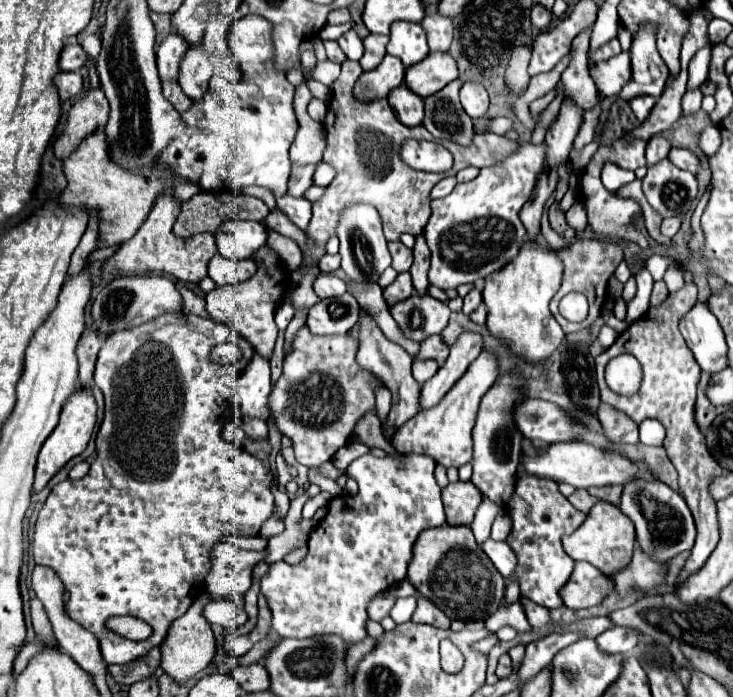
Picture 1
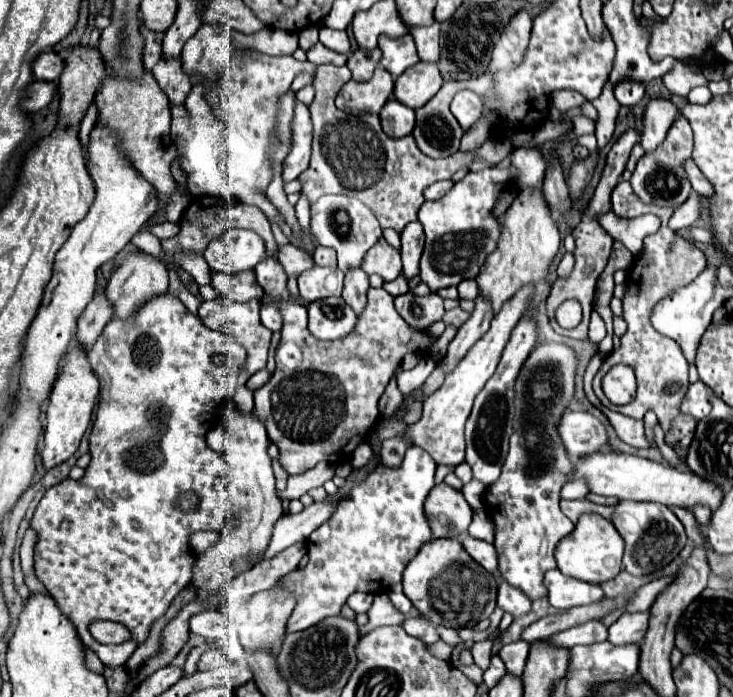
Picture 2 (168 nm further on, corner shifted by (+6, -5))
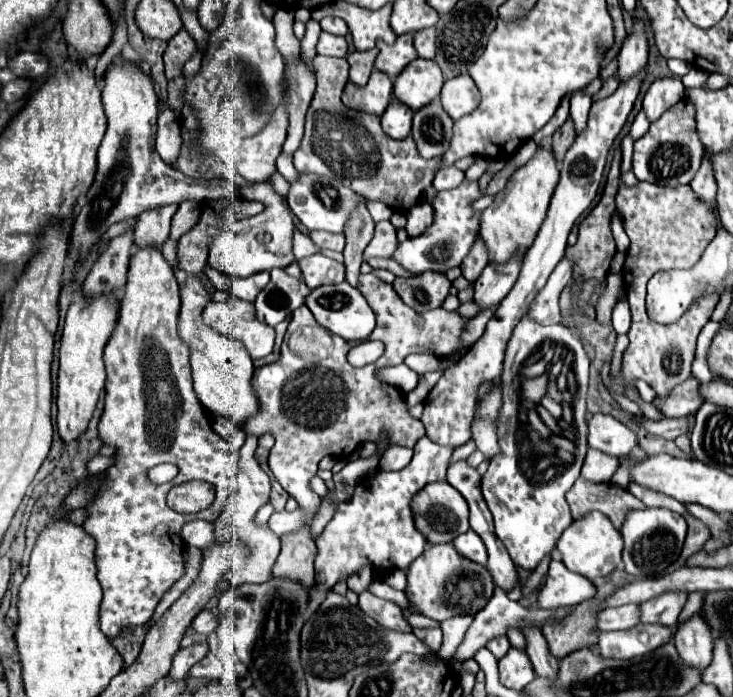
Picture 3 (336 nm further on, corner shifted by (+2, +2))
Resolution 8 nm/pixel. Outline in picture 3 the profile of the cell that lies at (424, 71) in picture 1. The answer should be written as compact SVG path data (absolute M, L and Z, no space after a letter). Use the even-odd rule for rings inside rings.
M415 59L411 61L401 75L395 79L393 95L399 97L409 109L421 109L435 97L439 97L443 87L443 75L435 61Z

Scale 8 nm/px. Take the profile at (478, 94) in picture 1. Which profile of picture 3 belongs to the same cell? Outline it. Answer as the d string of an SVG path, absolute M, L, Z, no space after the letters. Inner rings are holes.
M469 75L453 77L453 79L445 81L445 85L441 89L441 105L453 121L471 113L471 109L475 105L479 105L479 101L481 101L479 89Z

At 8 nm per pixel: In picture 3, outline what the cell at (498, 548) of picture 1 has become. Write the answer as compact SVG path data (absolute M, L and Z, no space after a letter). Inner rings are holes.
M471 529L467 533L461 533L459 537L455 537L453 539L453 547L457 549L457 553L461 553L467 559L471 559L473 563L479 563L479 565L487 563L485 545L483 545L481 537Z

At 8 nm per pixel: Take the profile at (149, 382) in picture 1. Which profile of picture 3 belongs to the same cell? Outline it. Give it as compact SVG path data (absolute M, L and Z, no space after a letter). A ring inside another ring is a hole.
M157 245L137 247L129 261L127 285L123 289L119 323L105 347L105 367L107 367L107 383L105 383L105 411L99 423L99 435L107 445L117 447L117 463L105 471L107 479L103 481L95 503L89 509L89 517L85 521L85 531L97 541L97 577L103 587L101 601L101 631L113 639L117 637L125 625L143 625L151 619L155 605L163 597L163 593L183 575L183 549L185 543L181 539L181 527L187 521L205 519L215 521L223 511L223 505L229 495L237 489L237 463L239 453L231 447L229 441L219 437L211 429L211 421L199 403L193 381L191 381L191 365L189 365L189 349L177 335L177 317L179 317L179 285L173 275L173 269L165 261L161 249ZM159 463L175 463L179 467L179 475L163 485L155 485L147 477L147 469ZM185 481L209 481L215 487L215 501L211 507L181 515L167 507L165 497L171 487Z

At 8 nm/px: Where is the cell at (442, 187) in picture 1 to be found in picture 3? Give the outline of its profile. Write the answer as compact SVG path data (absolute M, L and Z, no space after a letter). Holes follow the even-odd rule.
M443 167L435 173L435 179L433 179L433 187L437 191L443 191L443 189L453 189L457 185L461 185L461 181L465 179L465 173L459 171L457 167Z

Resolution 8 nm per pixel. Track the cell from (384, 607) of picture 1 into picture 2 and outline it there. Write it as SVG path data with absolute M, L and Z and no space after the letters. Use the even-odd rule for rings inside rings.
M355 592L353 596L349 596L347 600L347 606L355 612L355 614L361 614L361 612L367 612L373 604L373 596L371 594L363 594L363 592Z

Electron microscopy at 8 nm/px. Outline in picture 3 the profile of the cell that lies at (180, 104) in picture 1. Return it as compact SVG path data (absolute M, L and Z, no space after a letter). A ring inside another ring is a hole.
M181 29L181 31L167 43L167 51L165 51L165 55L163 55L167 79L179 77L179 75L183 73L185 61L187 61L195 51L197 51L195 39L187 33L187 29Z

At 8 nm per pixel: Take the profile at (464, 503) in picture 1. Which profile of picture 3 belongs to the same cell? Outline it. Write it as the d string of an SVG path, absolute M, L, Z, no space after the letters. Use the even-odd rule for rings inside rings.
M447 481L433 483L421 489L421 493L413 497L413 513L417 513L417 529L425 533L425 539L431 545L451 543L457 535L469 531L469 509L465 505L465 499Z

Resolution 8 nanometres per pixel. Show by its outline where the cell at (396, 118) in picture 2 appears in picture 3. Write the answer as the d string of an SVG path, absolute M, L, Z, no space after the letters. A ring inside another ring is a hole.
M393 99L385 109L385 113L381 115L381 127L389 137L405 139L411 133L411 117L413 111L403 103L399 103L397 99Z

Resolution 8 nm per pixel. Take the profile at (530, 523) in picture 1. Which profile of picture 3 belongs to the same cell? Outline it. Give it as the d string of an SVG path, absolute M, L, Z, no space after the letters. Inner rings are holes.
M525 313L525 315L521 317L521 321L515 325L513 335L511 335L511 339L509 339L509 343L507 343L505 369L503 369L503 375L501 375L503 405L501 405L501 425L499 425L499 437L497 437L497 439L499 439L499 449L501 449L501 453L499 453L497 457L491 459L491 465L489 465L489 469L487 469L487 473L483 475L483 481L481 481L481 485L483 485L483 497L485 497L485 501L487 501L489 511L493 513L495 533L497 533L497 537L503 541L503 545L507 547L507 551L509 551L513 563L519 565L519 567L523 567L523 569L535 569L535 567L539 565L539 561L541 561L547 553L551 553L551 551L555 549L557 539L561 537L561 533L573 523L573 519L571 519L571 511L569 511L569 505L567 505L567 501L565 501L565 493L567 493L567 491L573 487L573 483L577 481L577 477L579 477L579 473L581 473L581 465L583 465L583 461L585 461L585 453L587 453L587 449L589 449L589 445L587 445L587 421L585 421L585 413L587 413L587 407L585 407L587 385L589 385L589 359L587 359L587 355L585 355L585 351L583 351L583 345L581 345L581 341L579 341L579 337L575 337L575 335L573 335L567 327L563 327L563 325L549 325L549 327L537 325L537 321L533 321L533 319L529 317L529 313ZM555 365L557 365L557 375L559 375L563 369L569 371L569 383L567 383L567 387L569 387L569 395L571 395L571 411L573 411L573 421L571 421L571 423L563 421L563 417L561 417L559 421L555 421L555 425L559 427L559 431L557 431L557 429L549 429L549 425L539 417L541 397L543 397L545 391L547 391L547 383L551 381L551 373L555 373L555 371L551 371Z

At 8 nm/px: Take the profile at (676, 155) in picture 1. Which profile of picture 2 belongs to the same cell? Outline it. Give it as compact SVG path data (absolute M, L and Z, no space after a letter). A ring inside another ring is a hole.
M691 158L685 162L685 172L687 172L689 182L691 182L691 186L693 186L695 192L699 192L699 194L703 194L703 196L711 196L713 188L711 188L711 184L709 184L709 180L701 174L701 170L697 168L697 164L695 164Z

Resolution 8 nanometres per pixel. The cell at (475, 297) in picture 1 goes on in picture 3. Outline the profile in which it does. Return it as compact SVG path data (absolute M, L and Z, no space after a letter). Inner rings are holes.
M477 235L477 241L473 243L473 249L469 251L469 257L465 257L465 261L461 263L463 277L471 283L477 281L477 277L481 275L481 271L485 269L487 263L489 263L489 259L485 253L485 243L481 241L481 235Z

